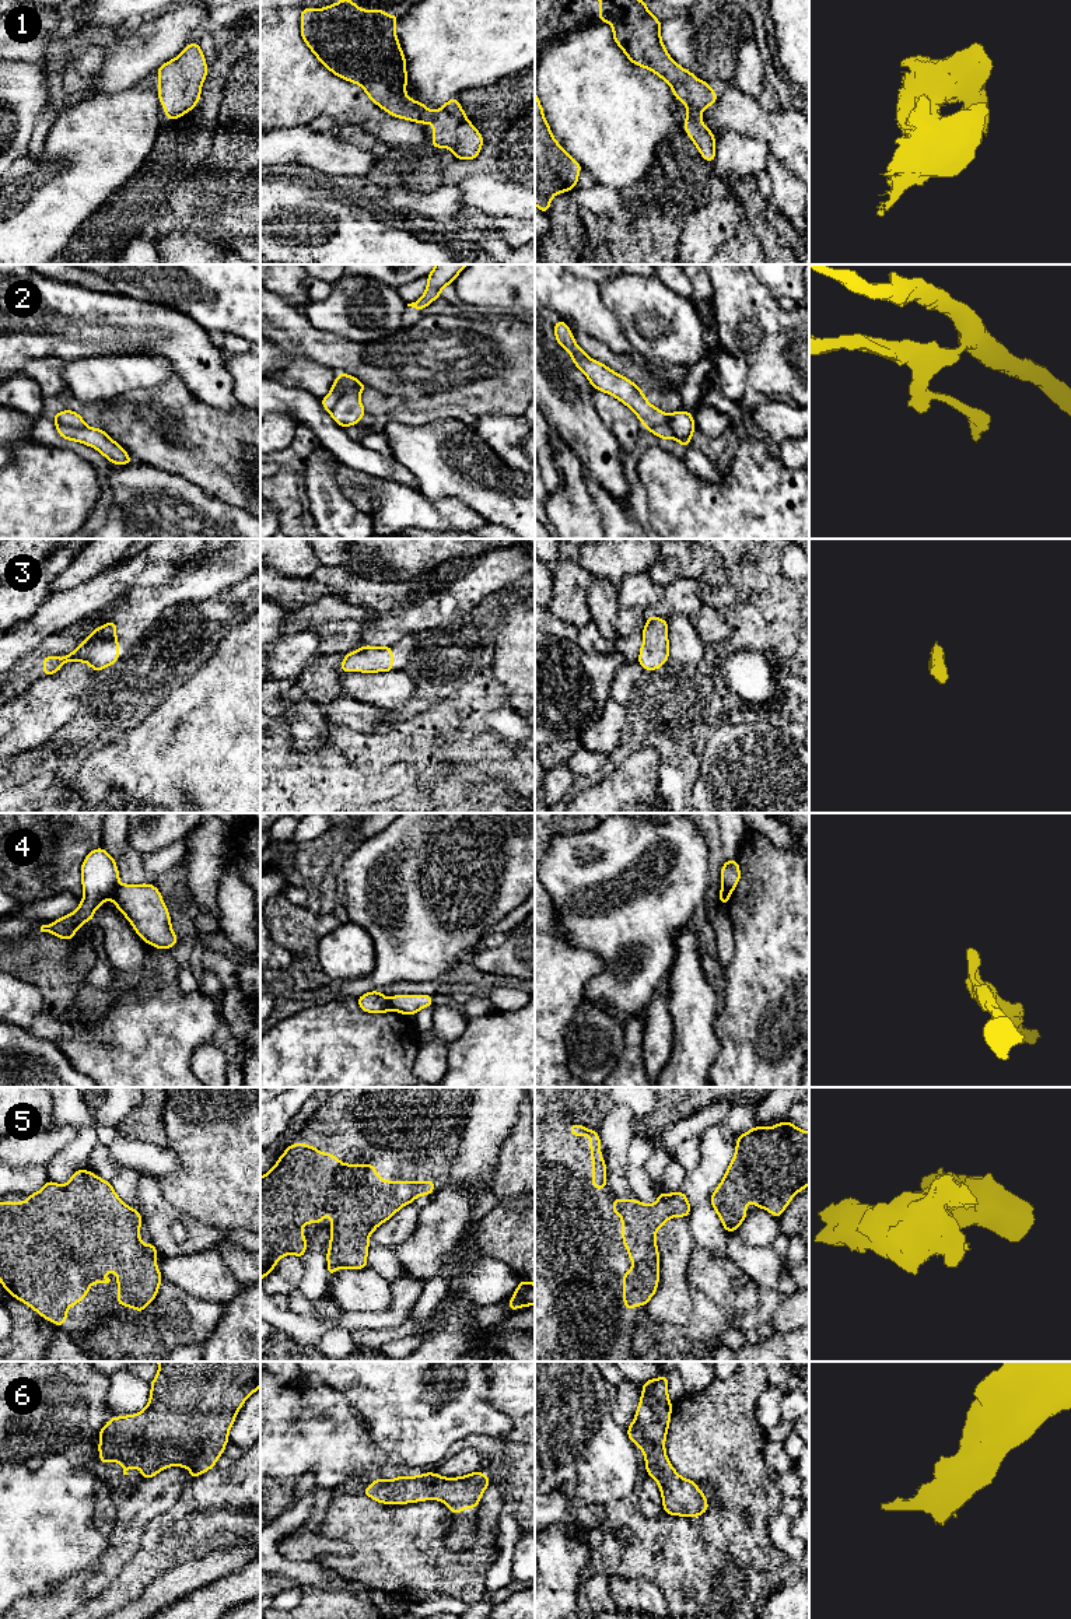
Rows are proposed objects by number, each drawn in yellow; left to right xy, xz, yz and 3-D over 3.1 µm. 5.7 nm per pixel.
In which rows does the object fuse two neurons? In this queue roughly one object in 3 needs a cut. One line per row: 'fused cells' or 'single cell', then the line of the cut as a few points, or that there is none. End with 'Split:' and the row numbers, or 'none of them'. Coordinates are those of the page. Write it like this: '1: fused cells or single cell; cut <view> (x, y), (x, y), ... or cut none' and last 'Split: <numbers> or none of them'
1: single cell; cut none
2: fused cells; cut xz (359, 392), (343, 388), (340, 398), (329, 412)
3: single cell; cut none
4: fused cells; cut xy (119, 885), (111, 897)
5: single cell; cut none
6: single cell; cut none
Split: 2, 4

